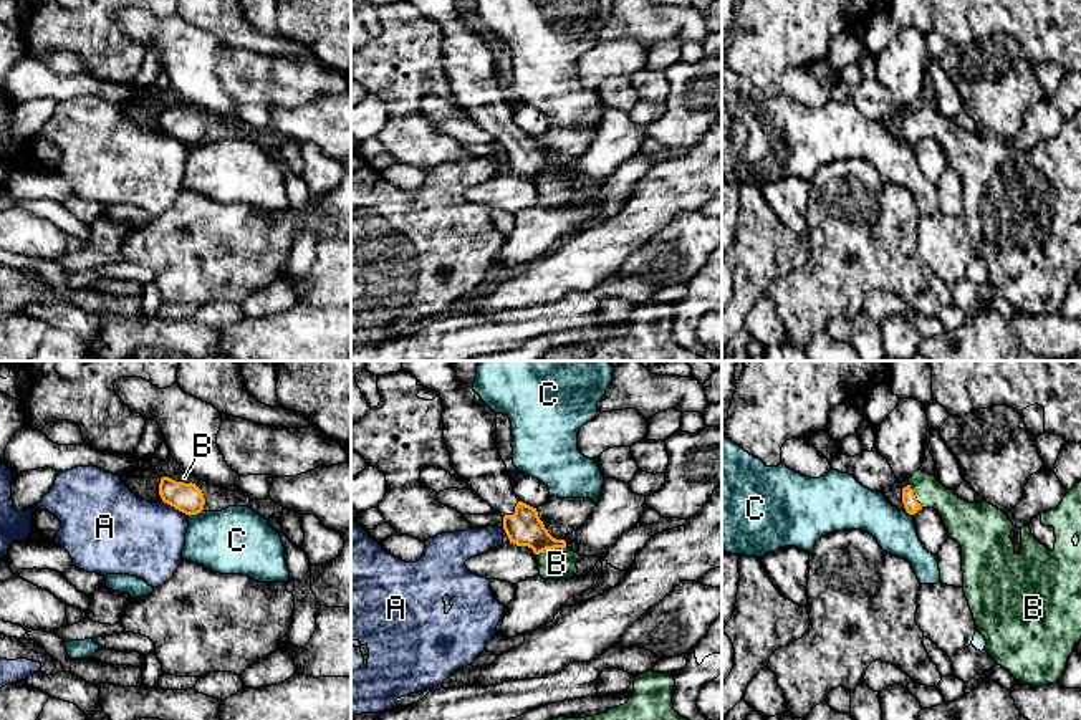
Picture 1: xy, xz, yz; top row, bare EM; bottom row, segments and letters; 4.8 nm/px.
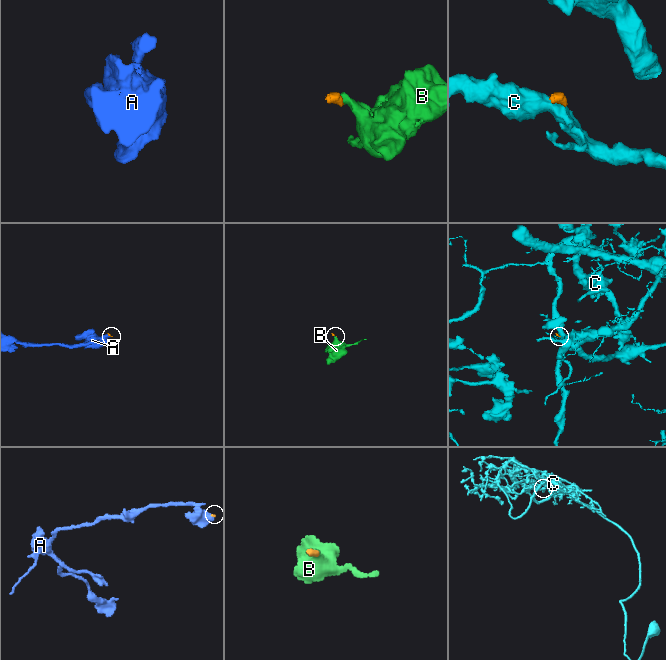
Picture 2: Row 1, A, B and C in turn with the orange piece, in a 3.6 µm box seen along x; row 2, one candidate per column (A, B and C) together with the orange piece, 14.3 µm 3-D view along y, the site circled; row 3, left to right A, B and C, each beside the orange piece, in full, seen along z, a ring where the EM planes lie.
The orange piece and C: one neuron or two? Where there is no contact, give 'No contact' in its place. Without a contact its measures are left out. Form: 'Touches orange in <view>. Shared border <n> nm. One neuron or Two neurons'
Touches orange in xy. Shared border 80 nm. Two neurons

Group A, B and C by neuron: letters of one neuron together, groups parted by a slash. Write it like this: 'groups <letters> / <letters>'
groups A / B / C

